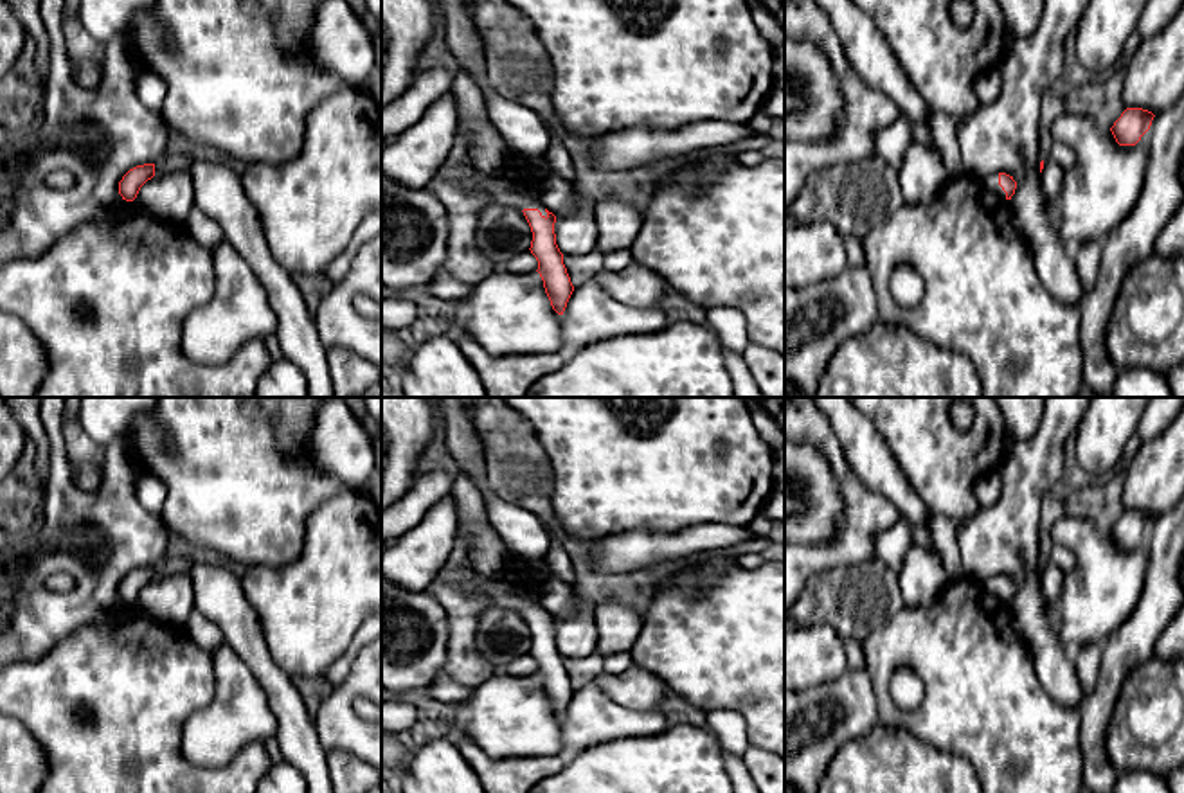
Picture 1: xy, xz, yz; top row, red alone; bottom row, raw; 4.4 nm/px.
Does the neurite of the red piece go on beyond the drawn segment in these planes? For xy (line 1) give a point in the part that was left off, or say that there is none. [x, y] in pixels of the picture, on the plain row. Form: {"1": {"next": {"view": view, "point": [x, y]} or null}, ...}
{"1": {"next": null}}

